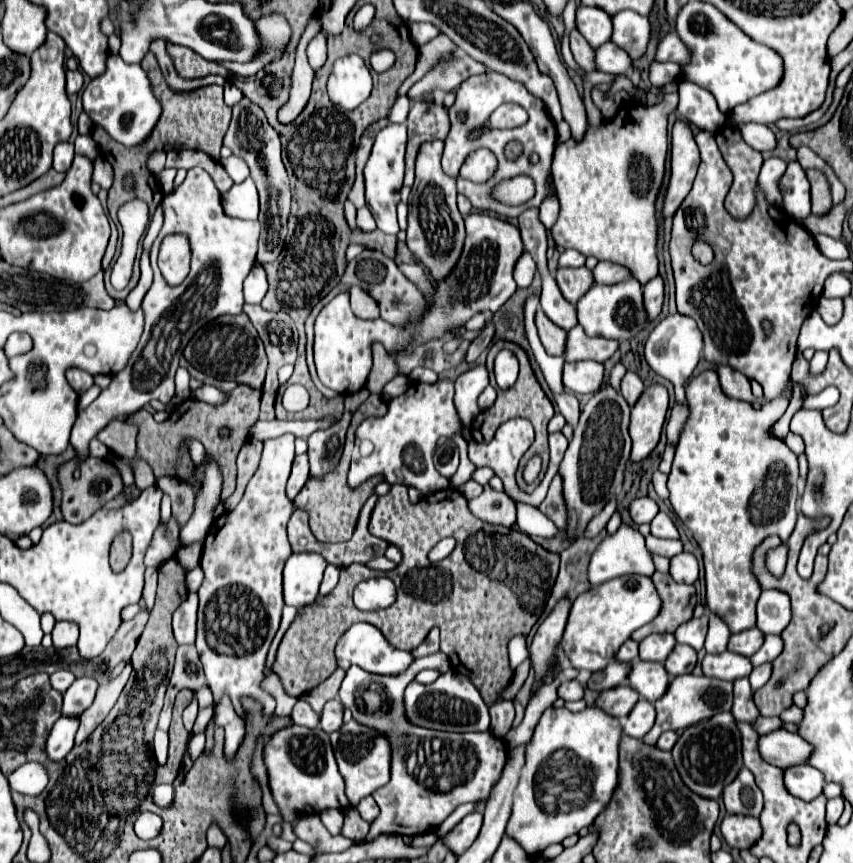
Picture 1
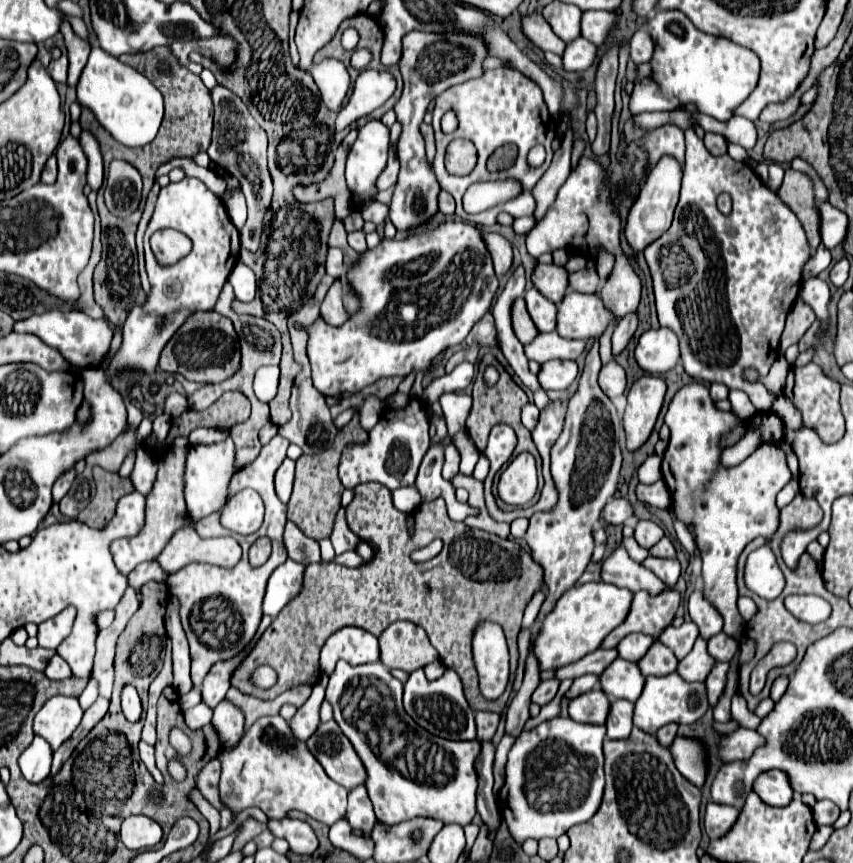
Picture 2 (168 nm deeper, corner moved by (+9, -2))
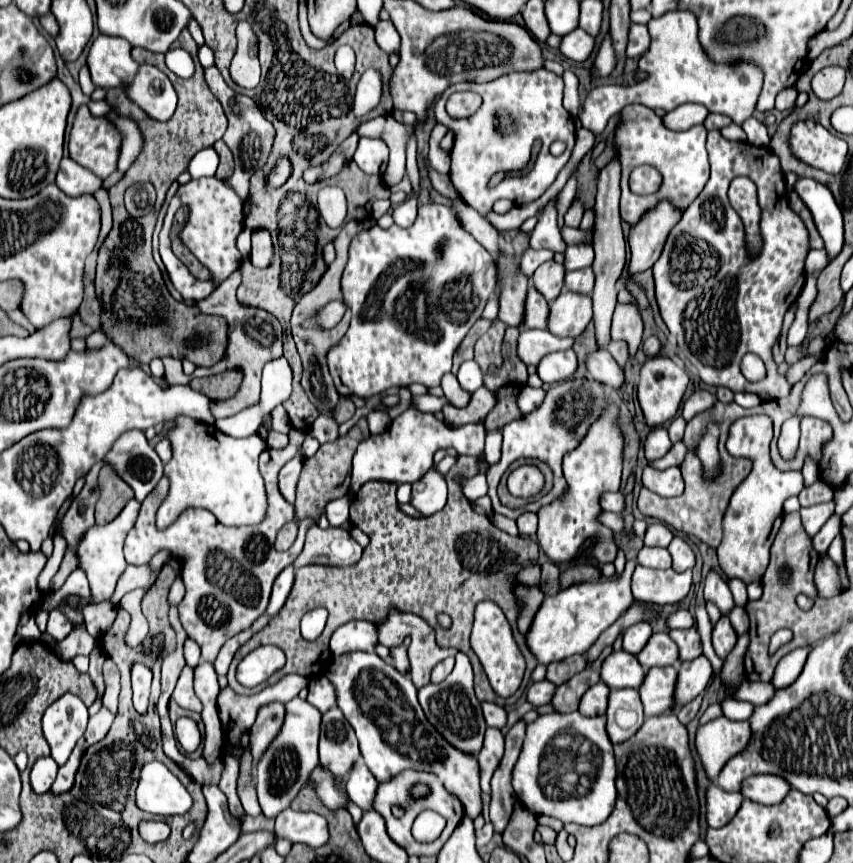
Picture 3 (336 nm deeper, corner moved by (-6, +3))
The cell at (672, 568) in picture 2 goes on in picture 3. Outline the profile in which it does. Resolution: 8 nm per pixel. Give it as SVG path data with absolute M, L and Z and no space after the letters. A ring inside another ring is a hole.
M642 547L638 553L638 563L650 569L668 569L672 567L672 557L668 549L660 547Z

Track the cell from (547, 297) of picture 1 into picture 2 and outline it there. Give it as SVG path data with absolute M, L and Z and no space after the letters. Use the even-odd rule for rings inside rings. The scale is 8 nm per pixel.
M529 288L523 298L525 298L527 312L533 318L535 328L539 332L553 332L557 306L553 302L549 302L547 298L541 298L541 294L537 294L537 290L533 290L533 288Z

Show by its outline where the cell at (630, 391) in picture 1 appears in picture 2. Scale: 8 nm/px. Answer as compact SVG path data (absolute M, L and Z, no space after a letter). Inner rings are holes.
M615 360L603 364L599 372L599 386L611 400L619 398L625 392L625 370Z

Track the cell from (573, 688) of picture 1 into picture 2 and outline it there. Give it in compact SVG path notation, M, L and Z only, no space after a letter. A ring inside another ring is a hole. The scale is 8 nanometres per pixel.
M545 680L545 682L541 682L541 684L537 686L537 690L533 692L533 696L531 696L531 702L539 704L539 706L545 706L545 704L549 704L549 702L555 698L555 694L557 694L557 688L559 688L559 682L553 682L553 680Z

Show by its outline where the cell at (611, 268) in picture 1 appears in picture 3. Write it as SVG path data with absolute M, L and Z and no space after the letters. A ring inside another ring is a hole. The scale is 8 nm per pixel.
M586 267L586 269L578 269L578 271L566 273L564 289L576 291L576 293L584 293L584 295L590 295L592 289L594 289L594 271L592 271L592 267Z

